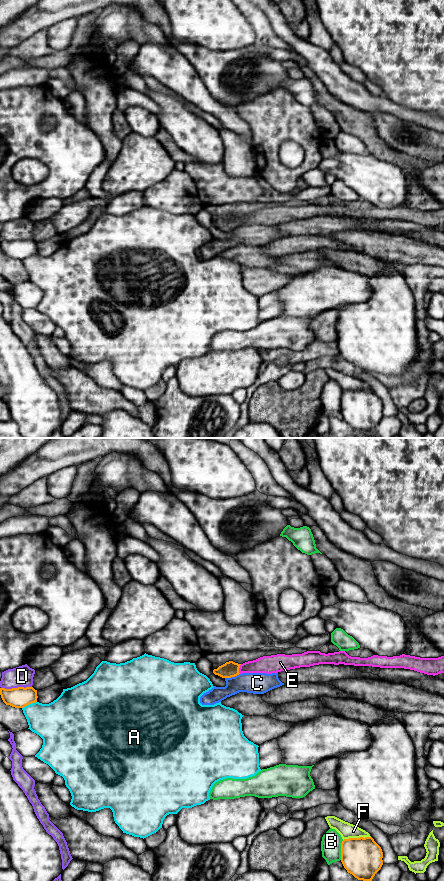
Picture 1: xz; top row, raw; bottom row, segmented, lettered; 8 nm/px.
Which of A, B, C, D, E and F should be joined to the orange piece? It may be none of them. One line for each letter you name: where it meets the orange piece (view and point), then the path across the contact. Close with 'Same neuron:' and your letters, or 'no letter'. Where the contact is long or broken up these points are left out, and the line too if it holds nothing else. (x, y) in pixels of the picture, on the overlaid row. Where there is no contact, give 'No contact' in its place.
Same neuron: no letter

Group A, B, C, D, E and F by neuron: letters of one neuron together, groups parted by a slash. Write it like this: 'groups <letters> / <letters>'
groups A / B / C E / D / F

